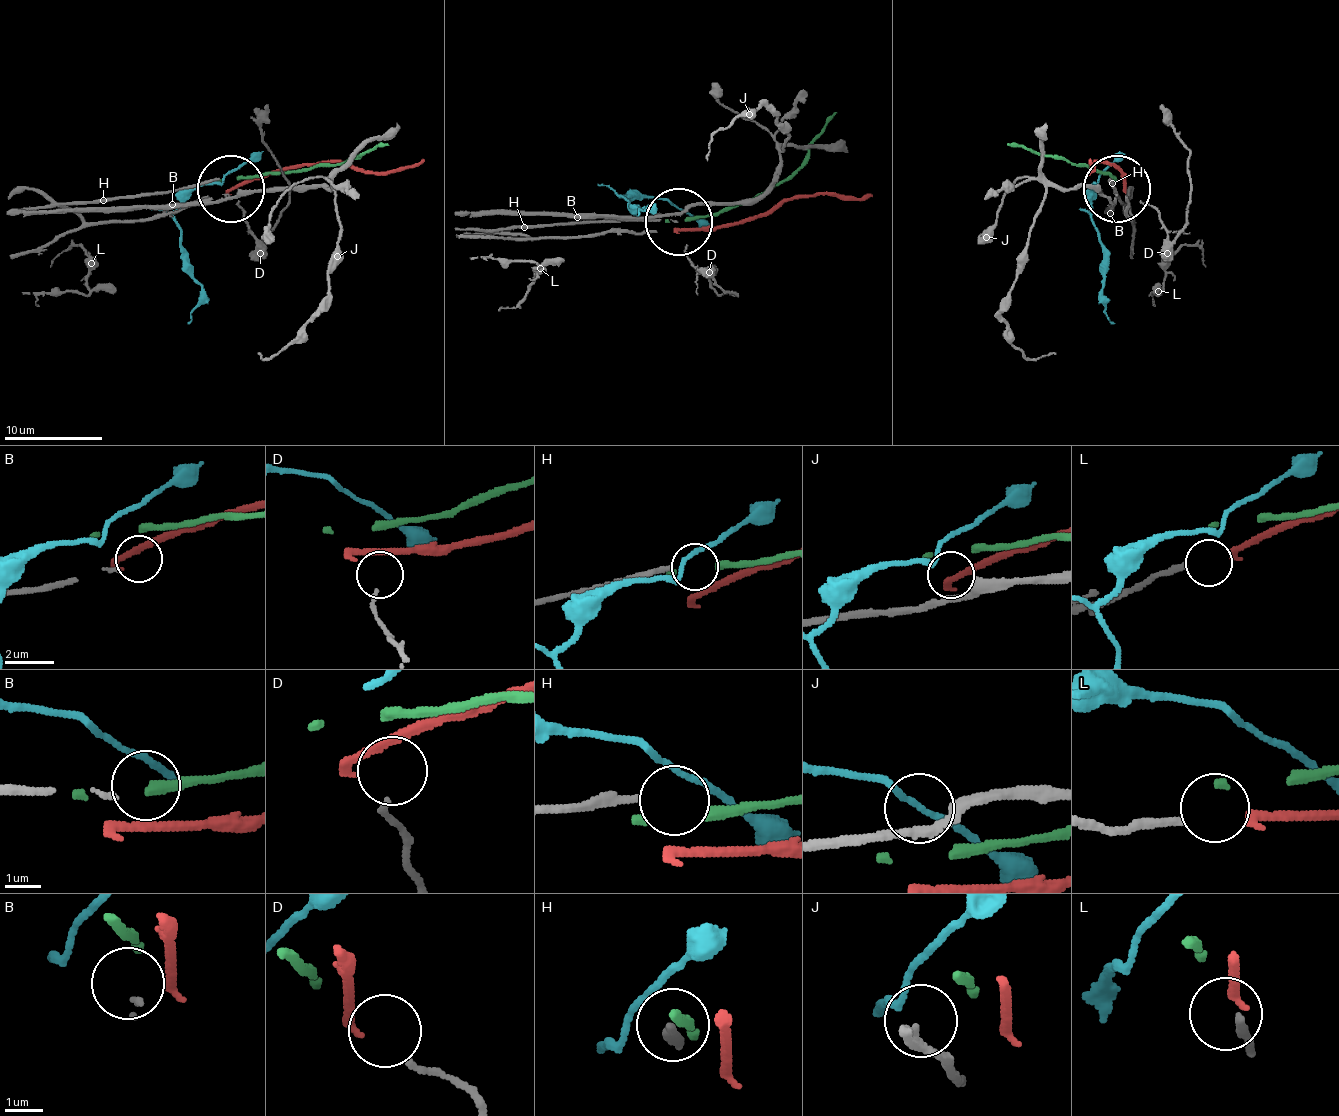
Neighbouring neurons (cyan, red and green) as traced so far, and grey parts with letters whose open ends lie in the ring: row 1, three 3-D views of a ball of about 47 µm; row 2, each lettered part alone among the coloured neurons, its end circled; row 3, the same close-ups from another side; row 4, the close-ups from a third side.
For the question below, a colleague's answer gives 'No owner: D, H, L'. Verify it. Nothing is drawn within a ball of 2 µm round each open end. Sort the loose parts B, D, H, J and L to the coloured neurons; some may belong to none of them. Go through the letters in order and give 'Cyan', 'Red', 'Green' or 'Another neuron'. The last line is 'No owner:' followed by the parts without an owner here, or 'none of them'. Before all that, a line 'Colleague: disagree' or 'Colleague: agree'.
Colleague: disagree
B: Another neuron
D: Another neuron
H: Another neuron
J: Cyan
L: Red
No owner: B, D, H

